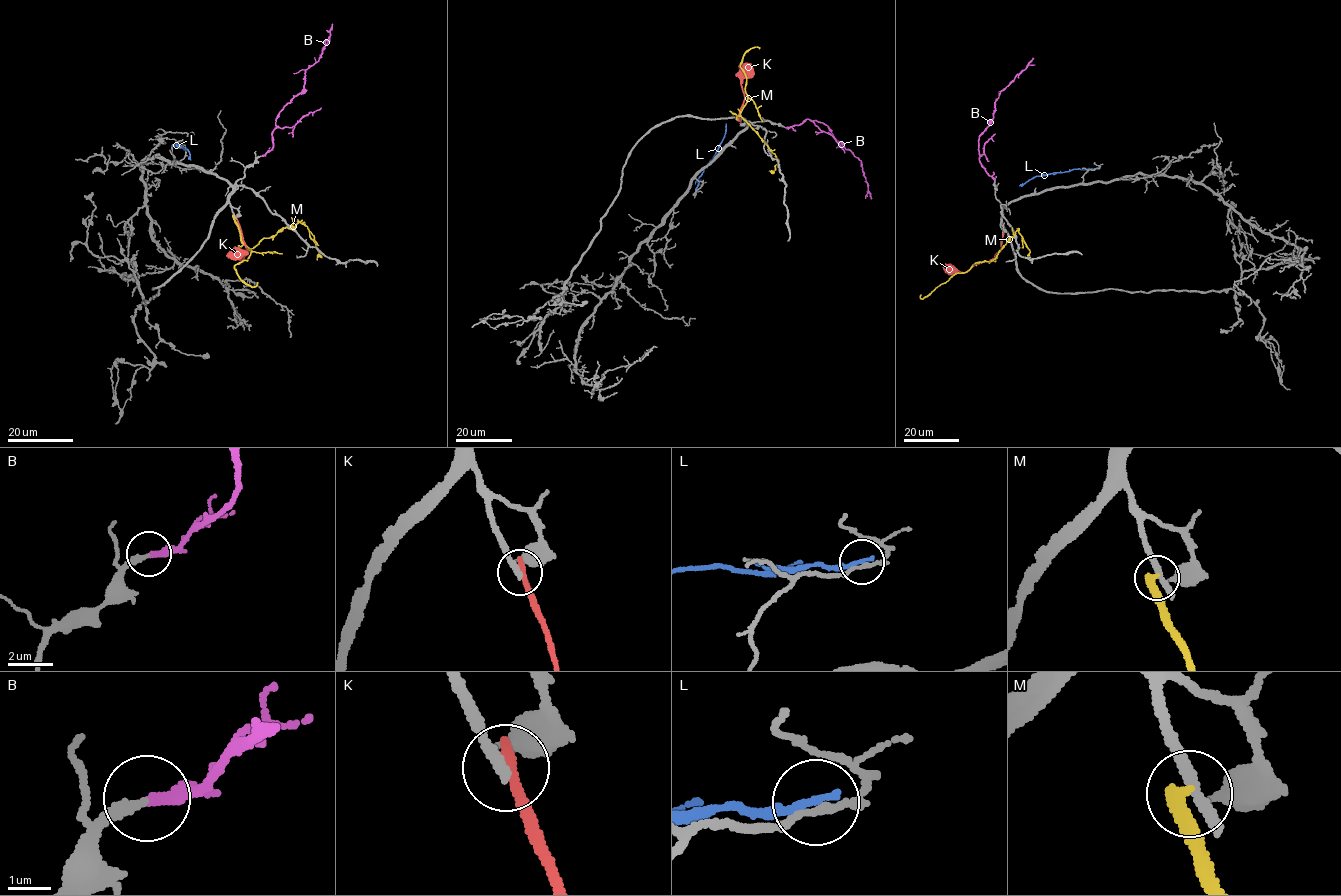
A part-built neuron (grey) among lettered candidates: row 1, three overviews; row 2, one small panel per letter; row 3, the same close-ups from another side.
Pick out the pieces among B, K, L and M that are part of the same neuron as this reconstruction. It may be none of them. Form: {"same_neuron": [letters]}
{"same_neuron": ["B"]}

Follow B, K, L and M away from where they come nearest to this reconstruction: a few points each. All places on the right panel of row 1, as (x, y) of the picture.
B: (995, 179), (979, 161), (979, 138), (992, 119), (1000, 93), (1032, 58)
K: (1003, 233), (1001, 250), (988, 261), (974, 264), (964, 272), (948, 271), (943, 266)
L: (1096, 168), (1035, 176), (1019, 185)
M: (1003, 232), (1001, 251), (994, 259), (955, 273), (922, 298), (921, 294)

